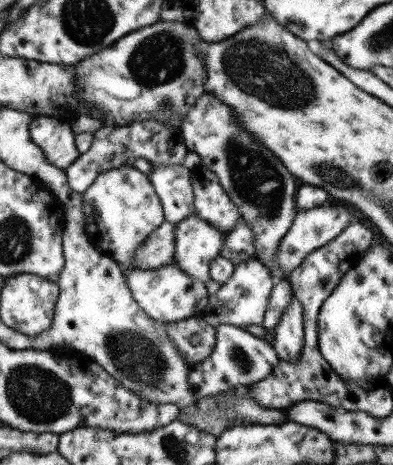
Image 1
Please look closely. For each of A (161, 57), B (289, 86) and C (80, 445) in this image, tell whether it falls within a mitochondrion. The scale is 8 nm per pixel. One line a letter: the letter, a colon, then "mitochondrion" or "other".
A: mitochondrion
B: mitochondrion
C: other

